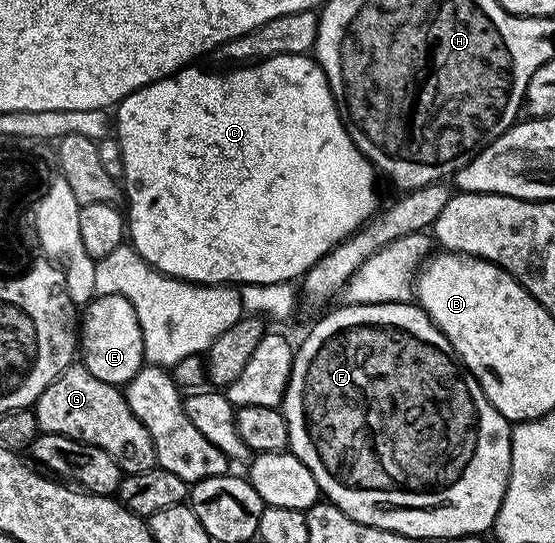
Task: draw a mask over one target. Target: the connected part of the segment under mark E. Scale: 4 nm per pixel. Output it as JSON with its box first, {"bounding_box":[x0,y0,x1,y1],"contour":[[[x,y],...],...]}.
{"bounding_box":[79,295,145,386],"contour":[[[97,295],[84,306],[79,323],[81,363],[103,383],[126,386],[145,365],[144,337],[137,313],[129,299],[121,295]]]}

